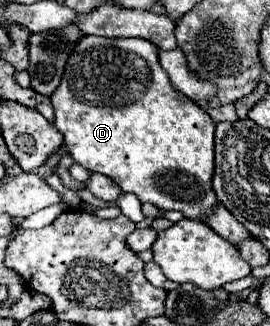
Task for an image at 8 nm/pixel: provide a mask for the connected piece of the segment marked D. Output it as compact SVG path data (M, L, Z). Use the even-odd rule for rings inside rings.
M82 36L70 52L60 86L50 100L56 114L54 124L64 136L64 146L86 170L112 178L122 192L136 194L140 202L150 202L160 210L180 210L190 220L198 220L216 206L218 200L210 186L216 126L198 104L172 86L158 64L158 48L152 42L144 38Z

